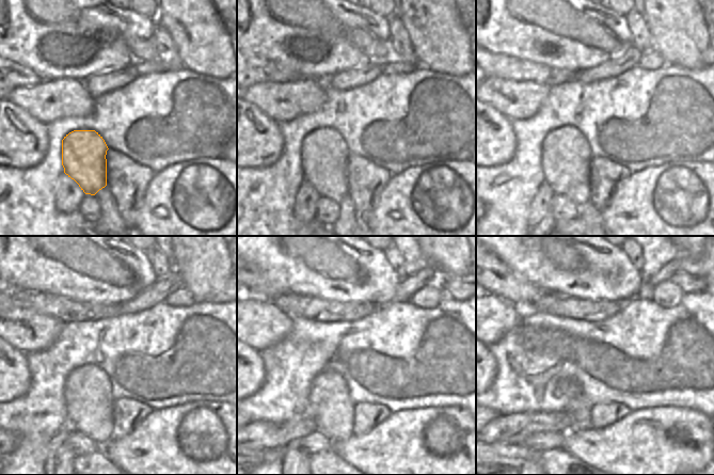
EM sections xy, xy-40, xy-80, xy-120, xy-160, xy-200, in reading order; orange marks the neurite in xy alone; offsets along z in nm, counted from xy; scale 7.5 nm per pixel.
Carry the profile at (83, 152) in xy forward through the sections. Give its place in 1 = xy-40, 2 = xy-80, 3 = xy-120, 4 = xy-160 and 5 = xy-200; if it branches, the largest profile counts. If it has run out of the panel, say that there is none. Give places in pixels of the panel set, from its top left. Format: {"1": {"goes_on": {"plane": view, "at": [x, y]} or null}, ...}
{"1": {"goes_on": {"plane": "xy-40", "at": [324, 154]}}, "2": {"goes_on": {"plane": "xy-80", "at": [566, 155]}}, "3": {"goes_on": {"plane": "xy-120", "at": [88, 393]}}, "4": {"goes_on": {"plane": "xy-160", "at": [331, 408]}}, "5": {"goes_on": {"plane": "xy-200", "at": [580, 410]}}}

